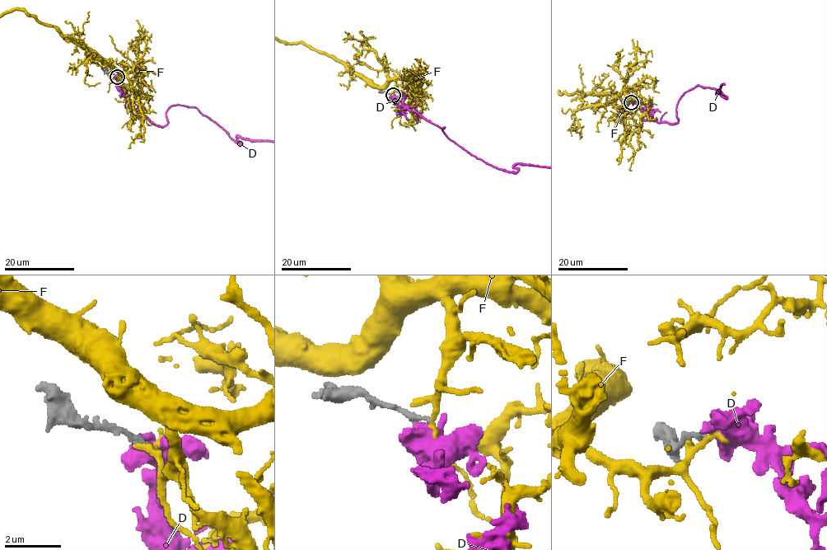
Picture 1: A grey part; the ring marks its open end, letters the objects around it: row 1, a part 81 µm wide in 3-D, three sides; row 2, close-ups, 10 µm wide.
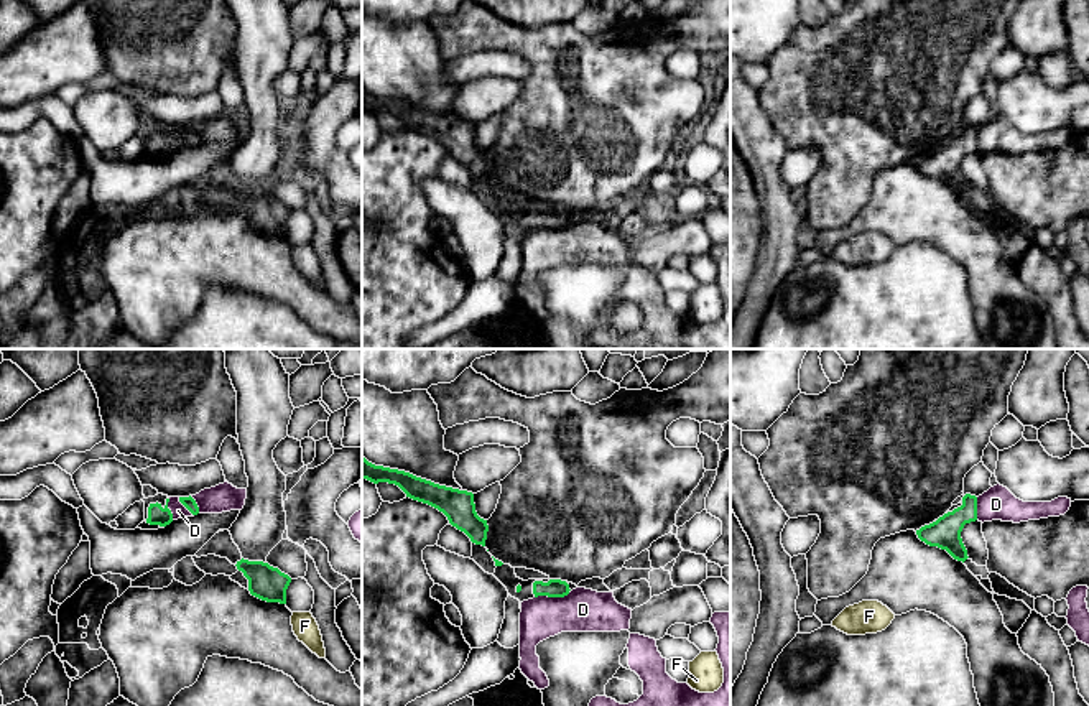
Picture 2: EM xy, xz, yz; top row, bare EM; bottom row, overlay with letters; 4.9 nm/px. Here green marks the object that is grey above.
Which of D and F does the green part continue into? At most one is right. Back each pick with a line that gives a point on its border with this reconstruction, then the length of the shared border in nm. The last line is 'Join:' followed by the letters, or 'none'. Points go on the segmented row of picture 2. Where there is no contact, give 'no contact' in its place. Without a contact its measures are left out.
Join: none

